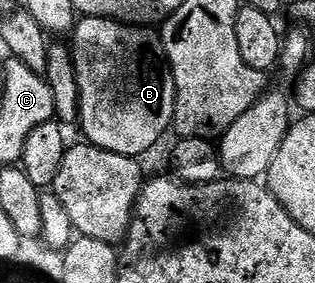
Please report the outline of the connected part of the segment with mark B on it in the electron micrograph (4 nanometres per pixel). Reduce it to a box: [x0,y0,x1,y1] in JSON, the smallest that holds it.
[72,17,174,158]

